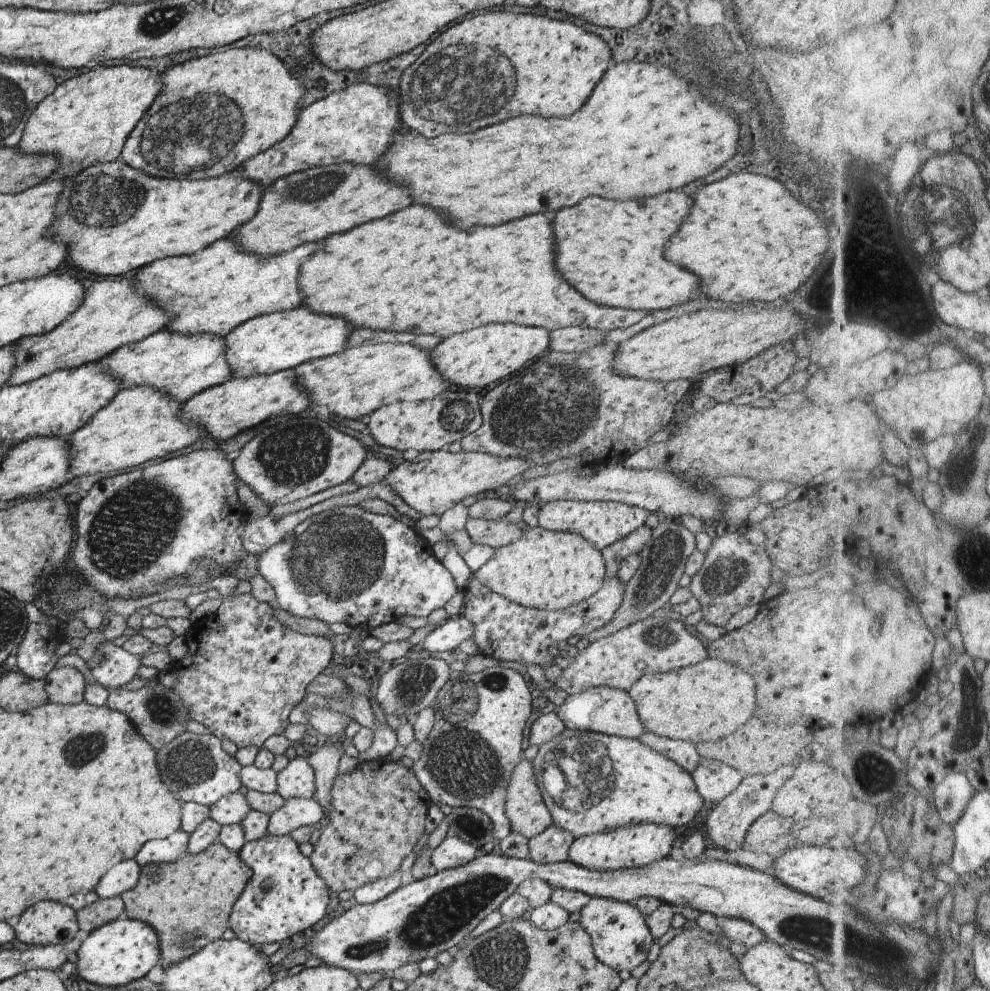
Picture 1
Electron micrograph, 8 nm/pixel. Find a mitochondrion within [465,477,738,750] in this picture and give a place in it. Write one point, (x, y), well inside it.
(666, 550)

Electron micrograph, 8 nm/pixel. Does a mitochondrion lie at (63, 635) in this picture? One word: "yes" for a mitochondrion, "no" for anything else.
no

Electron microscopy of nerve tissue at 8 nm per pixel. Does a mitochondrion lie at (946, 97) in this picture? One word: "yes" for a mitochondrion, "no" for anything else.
no

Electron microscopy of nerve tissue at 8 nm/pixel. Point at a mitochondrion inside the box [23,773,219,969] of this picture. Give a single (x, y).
(186, 940)

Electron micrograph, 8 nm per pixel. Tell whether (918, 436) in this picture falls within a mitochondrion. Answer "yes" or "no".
no

